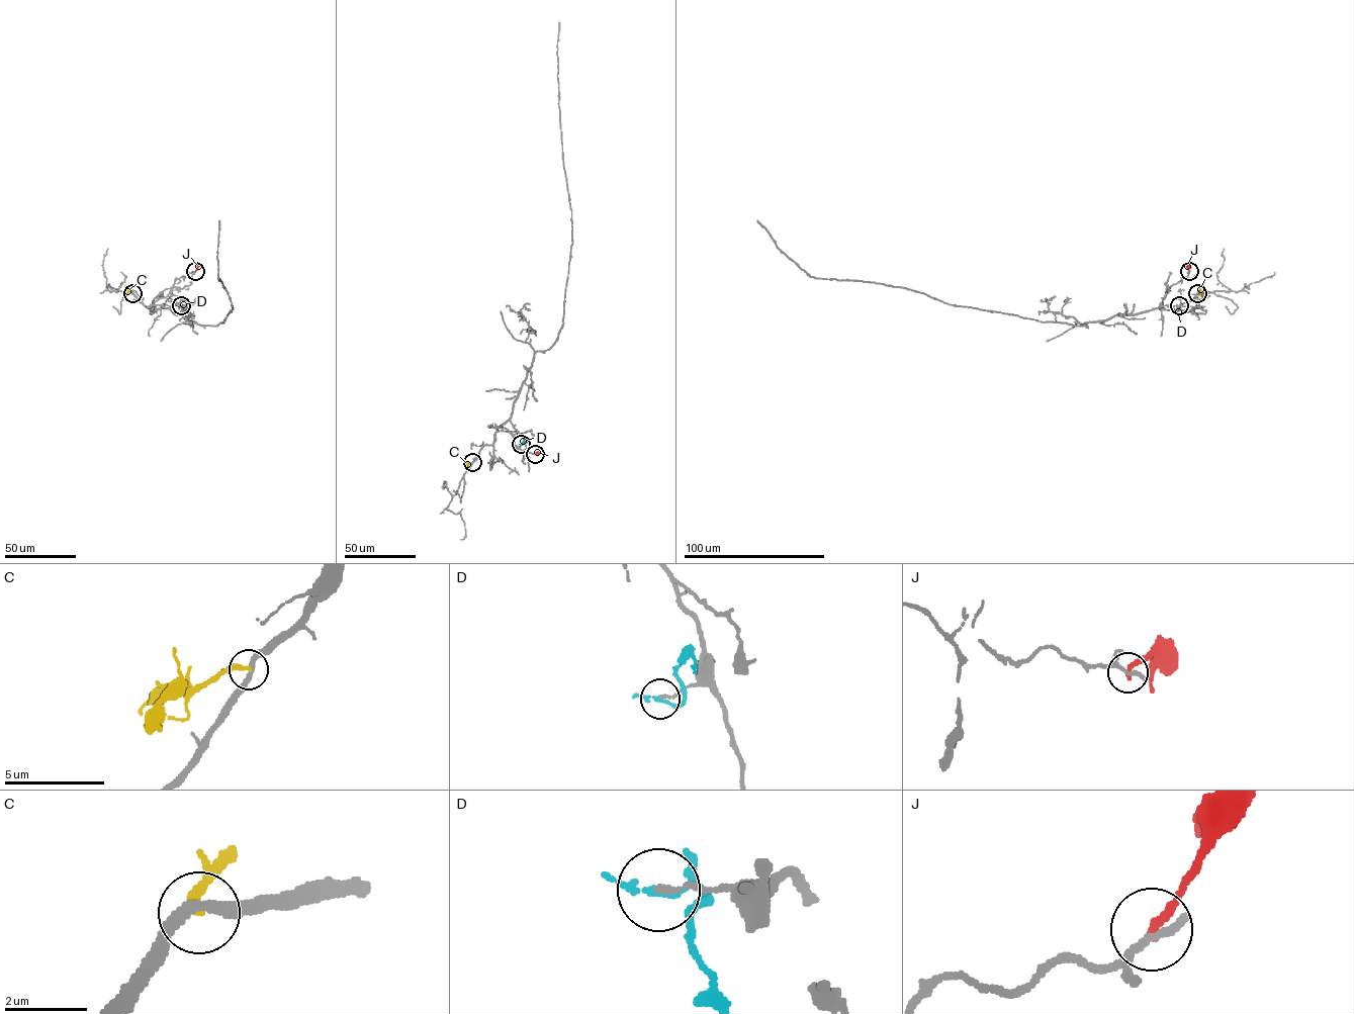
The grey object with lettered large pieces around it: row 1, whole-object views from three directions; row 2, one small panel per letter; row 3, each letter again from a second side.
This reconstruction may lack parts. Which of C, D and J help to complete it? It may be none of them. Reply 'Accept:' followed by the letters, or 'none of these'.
Accept: none of these

